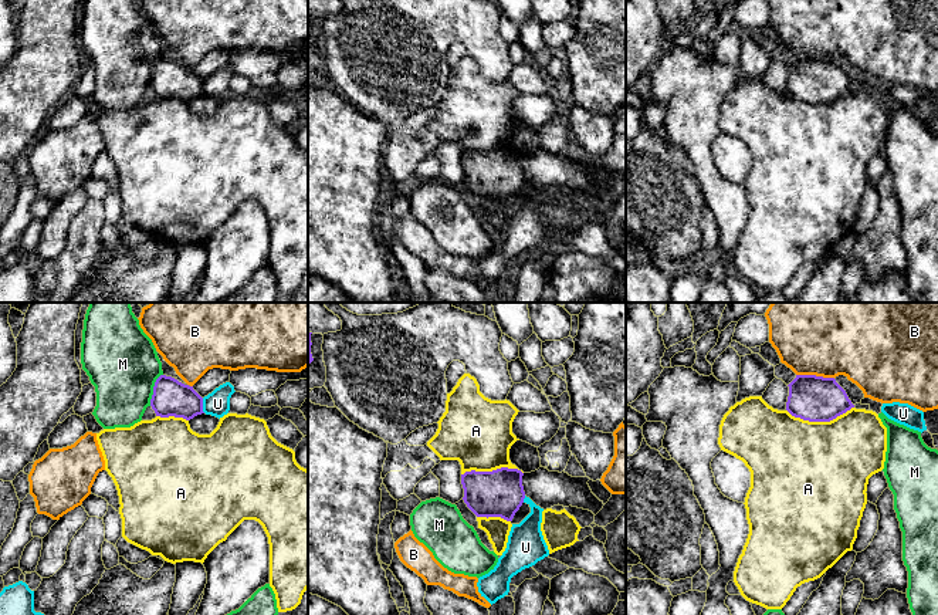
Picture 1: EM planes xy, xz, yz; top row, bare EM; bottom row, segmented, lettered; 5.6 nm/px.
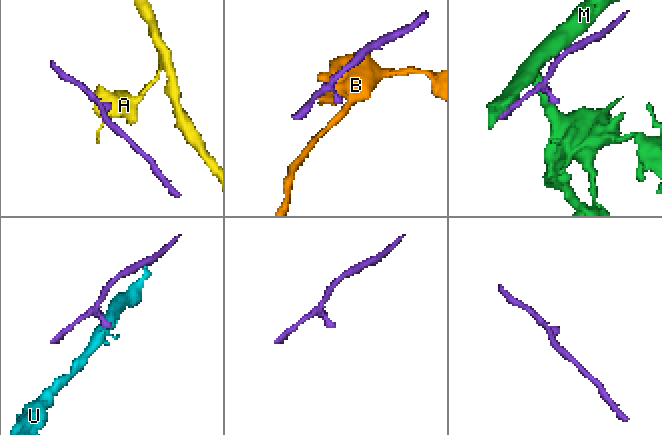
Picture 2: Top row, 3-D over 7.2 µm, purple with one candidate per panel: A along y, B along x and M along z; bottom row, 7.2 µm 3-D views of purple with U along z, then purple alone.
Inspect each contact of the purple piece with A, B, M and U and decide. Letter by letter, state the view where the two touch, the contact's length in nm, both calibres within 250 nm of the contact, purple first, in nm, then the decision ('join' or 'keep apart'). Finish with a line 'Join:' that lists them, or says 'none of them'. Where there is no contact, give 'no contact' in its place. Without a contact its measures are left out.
A: contact in yz; length 380 nm; calibres 260 and 500 nm; keep apart
B: contact in yz; length 220 nm; calibres 260 and 340 nm; keep apart
M: contact in xy; length 200 nm; calibres 200 and 400 nm; keep apart
U: contact in xy; length 90 nm; calibres 200 and 140 nm; keep apart
Join: none of them

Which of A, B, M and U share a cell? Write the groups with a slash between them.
A / B / M / U

